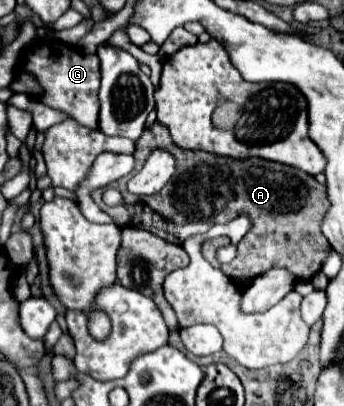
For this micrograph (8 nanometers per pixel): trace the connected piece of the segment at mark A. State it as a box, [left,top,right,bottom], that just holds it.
[108,121,328,281]

